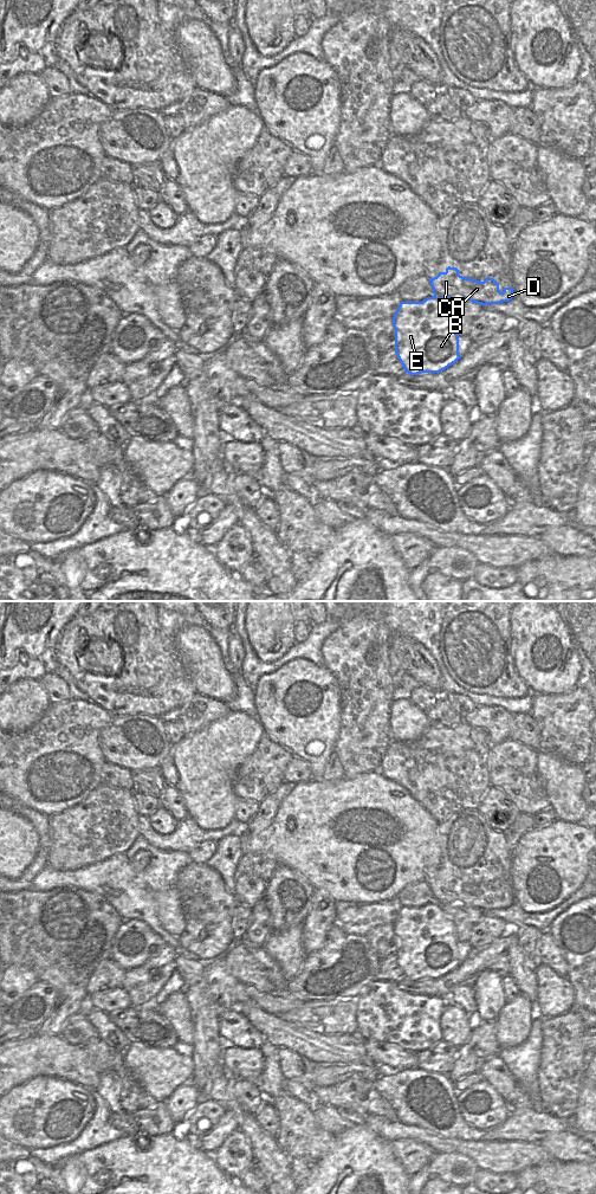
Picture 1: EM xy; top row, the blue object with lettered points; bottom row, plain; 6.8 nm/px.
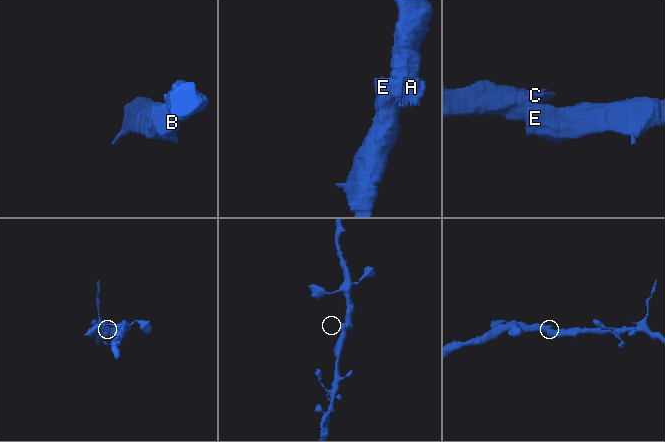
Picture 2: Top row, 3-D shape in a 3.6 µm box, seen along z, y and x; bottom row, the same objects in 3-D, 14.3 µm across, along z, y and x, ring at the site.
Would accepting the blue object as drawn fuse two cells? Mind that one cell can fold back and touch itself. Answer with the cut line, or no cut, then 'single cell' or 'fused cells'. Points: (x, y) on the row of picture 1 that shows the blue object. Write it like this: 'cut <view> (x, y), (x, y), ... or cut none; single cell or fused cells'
cut none; single cell

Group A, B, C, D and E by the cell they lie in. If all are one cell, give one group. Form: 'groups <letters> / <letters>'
groups A B C D E

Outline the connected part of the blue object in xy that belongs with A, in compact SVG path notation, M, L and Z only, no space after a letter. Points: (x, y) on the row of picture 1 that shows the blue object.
M448 266L429 278L433 297L422 302L401 302L394 317L395 353L404 373L441 373L461 356L454 320L442 305L443 299L467 299L482 306L513 298L513 288L499 291L493 278L482 282L465 278Z

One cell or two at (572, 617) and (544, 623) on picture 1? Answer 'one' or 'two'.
one

